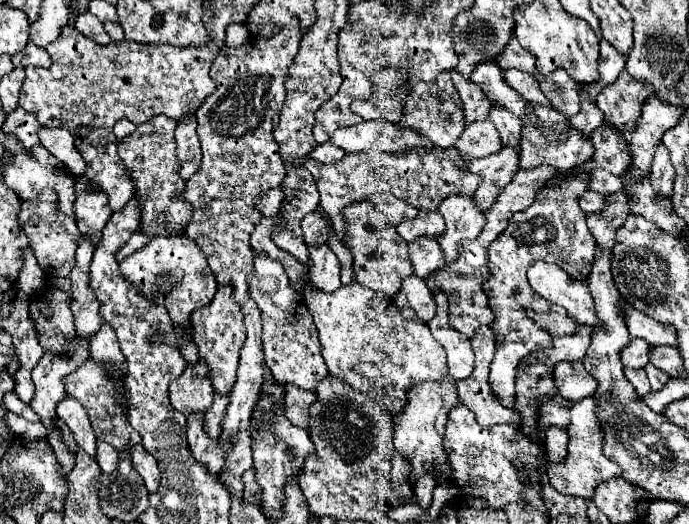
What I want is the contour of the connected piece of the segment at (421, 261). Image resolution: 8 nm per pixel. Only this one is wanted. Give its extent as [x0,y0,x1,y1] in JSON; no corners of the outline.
[409,235,445,279]

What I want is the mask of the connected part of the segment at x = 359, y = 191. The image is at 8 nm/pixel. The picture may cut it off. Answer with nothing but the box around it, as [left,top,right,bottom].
[305,147,481,249]

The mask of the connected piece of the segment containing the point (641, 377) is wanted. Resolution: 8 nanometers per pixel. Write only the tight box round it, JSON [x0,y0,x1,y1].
[625,369,651,397]

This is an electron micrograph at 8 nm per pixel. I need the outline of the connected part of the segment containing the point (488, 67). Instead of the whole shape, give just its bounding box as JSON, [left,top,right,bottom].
[471,61,525,117]

